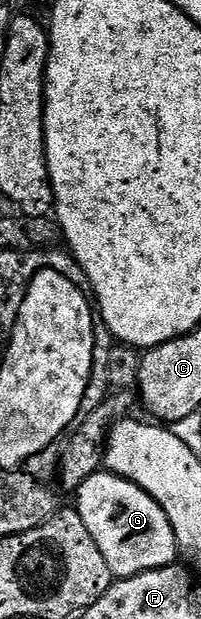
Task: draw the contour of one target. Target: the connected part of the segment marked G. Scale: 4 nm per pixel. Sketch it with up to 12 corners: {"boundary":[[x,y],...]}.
{"boundary":[[101,471],[75,497],[123,579],[177,560],[166,511]]}

